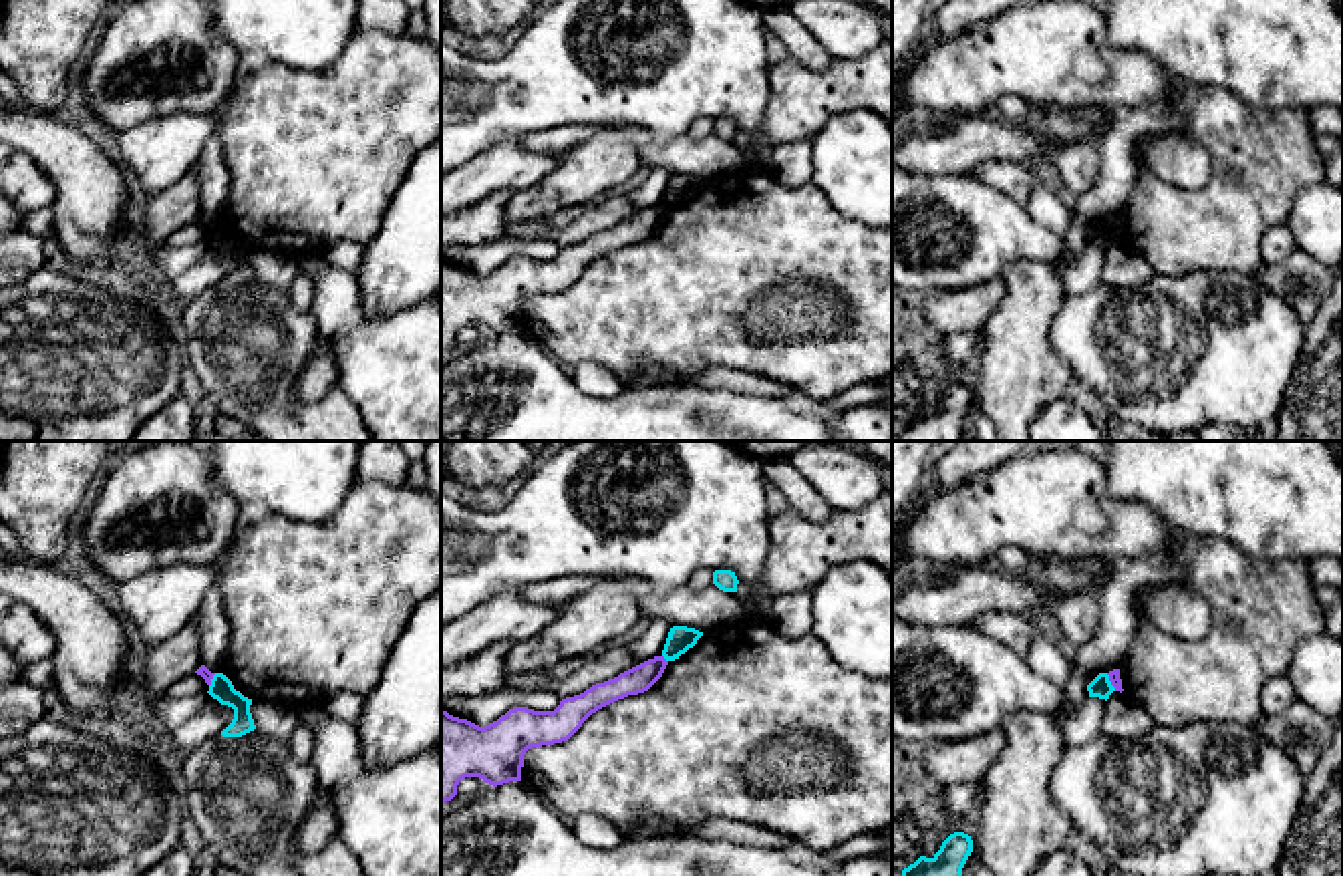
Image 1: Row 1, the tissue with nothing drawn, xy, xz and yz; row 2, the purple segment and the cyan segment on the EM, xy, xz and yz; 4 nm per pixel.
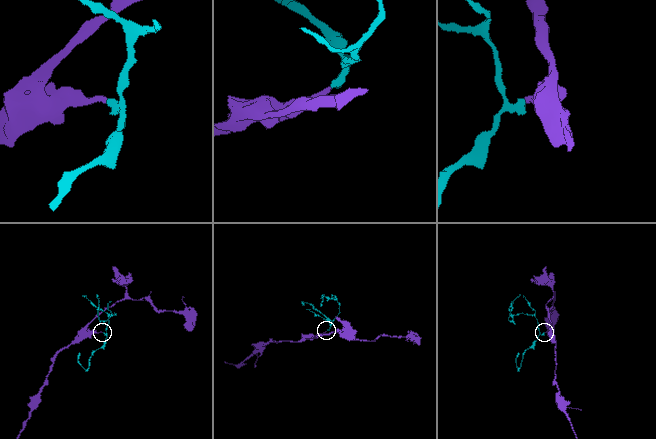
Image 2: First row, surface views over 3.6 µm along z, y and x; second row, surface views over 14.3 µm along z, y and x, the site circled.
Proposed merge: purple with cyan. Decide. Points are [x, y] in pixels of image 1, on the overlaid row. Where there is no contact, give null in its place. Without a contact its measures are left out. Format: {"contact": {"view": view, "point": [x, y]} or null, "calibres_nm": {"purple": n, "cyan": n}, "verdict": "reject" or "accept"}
{"contact": {"view": "xz", "point": [665, 659]}, "calibres_nm": {"purple": 110, "cyan": 100}, "verdict": "reject"}

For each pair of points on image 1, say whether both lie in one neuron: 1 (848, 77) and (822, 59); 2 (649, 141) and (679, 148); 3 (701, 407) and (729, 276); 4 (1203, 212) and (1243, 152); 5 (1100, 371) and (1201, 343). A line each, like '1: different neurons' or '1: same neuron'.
1: different neurons
2: same neuron
3: different neurons
4: same neuron
5: same neuron

